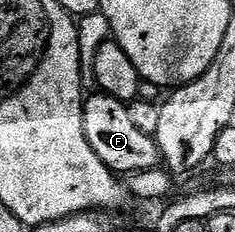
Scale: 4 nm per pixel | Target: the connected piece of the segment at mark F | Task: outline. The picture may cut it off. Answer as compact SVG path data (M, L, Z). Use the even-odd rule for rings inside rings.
M101 93L91 94L82 105L84 133L88 137L88 145L104 161L109 171L115 173L133 173L152 169L162 163L162 154L158 151L155 136L144 133L128 118L128 106L116 97ZM90 96L91 99L90 99Z

